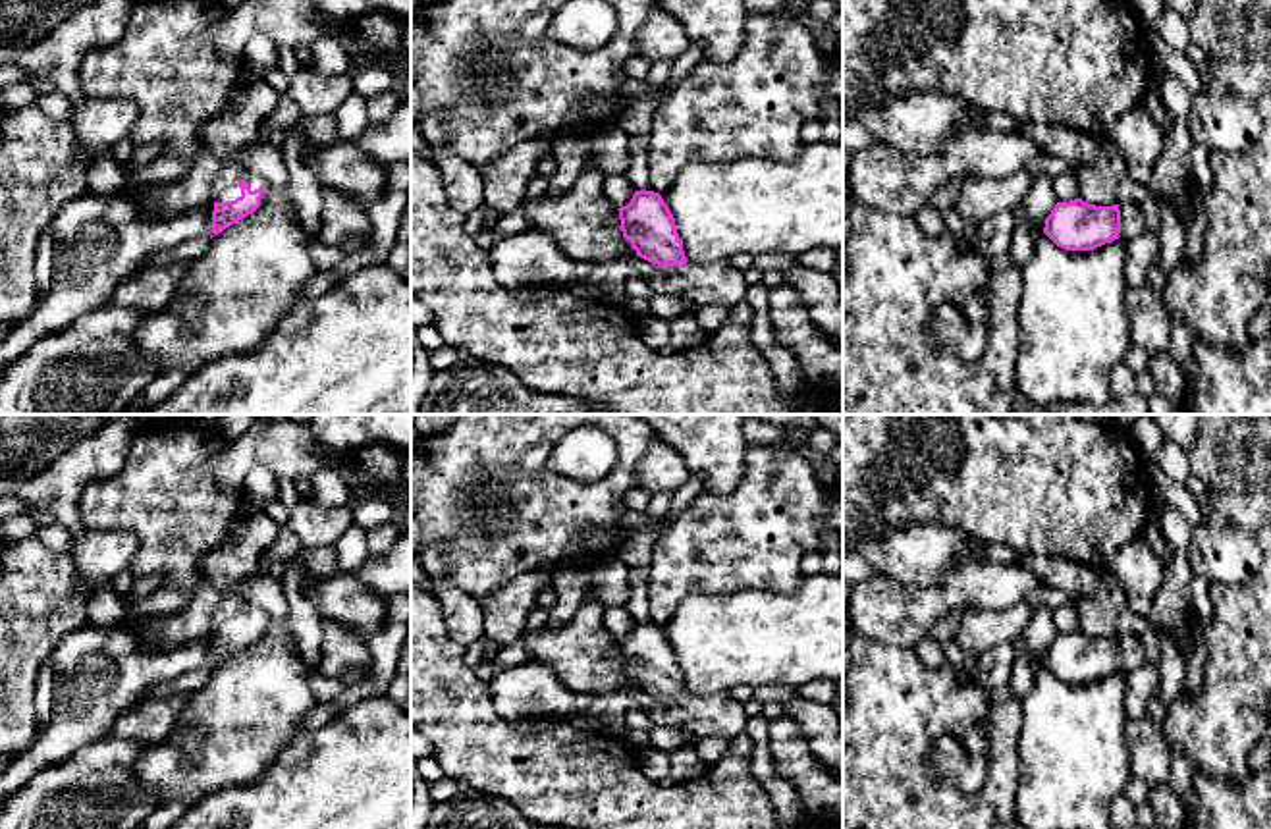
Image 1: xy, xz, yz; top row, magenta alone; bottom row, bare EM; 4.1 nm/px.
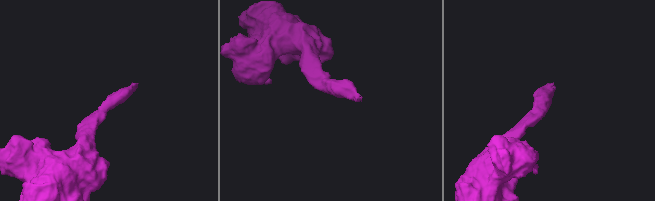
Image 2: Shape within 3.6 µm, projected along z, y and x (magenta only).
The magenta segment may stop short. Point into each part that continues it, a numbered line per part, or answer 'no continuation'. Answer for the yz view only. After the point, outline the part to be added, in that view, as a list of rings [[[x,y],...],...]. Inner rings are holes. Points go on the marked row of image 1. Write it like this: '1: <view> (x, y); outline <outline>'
no continuation

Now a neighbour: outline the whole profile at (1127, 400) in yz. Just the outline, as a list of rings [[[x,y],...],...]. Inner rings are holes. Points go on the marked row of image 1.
[[[1122,361],[1115,366],[1115,397],[1103,405],[1059,403],[1053,407],[1028,405],[1022,414],[1151,414],[1151,399],[1138,391],[1136,374]]]

